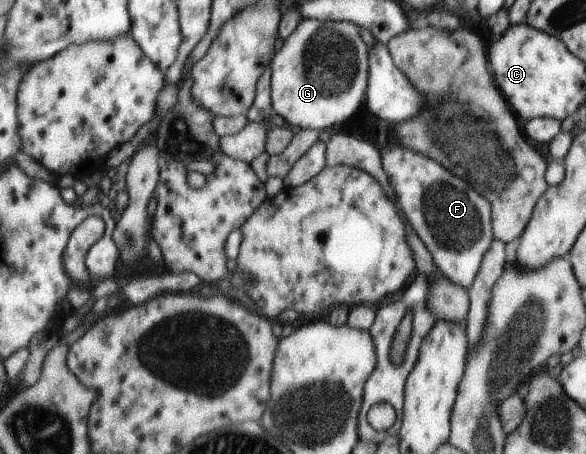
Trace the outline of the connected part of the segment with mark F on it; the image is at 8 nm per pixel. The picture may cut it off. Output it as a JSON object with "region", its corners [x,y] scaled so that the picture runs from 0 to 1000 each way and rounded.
{"region":[[[739,57],[696,66],[671,81],[660,101],[674,145],[720,205],[722,233],[706,258],[674,273],[677,308],[698,330],[654,330],[650,361],[672,419],[679,458],[735,557],[747,597],[771,623],[797,637],[843,524],[865,537],[894,513],[913,449],[939,412],[930,399],[933,361],[899,313],[896,291],[886,286],[877,247],[869,242],[834,163],[821,88],[797,62],[780,62],[773,70],[746,68]]]}

